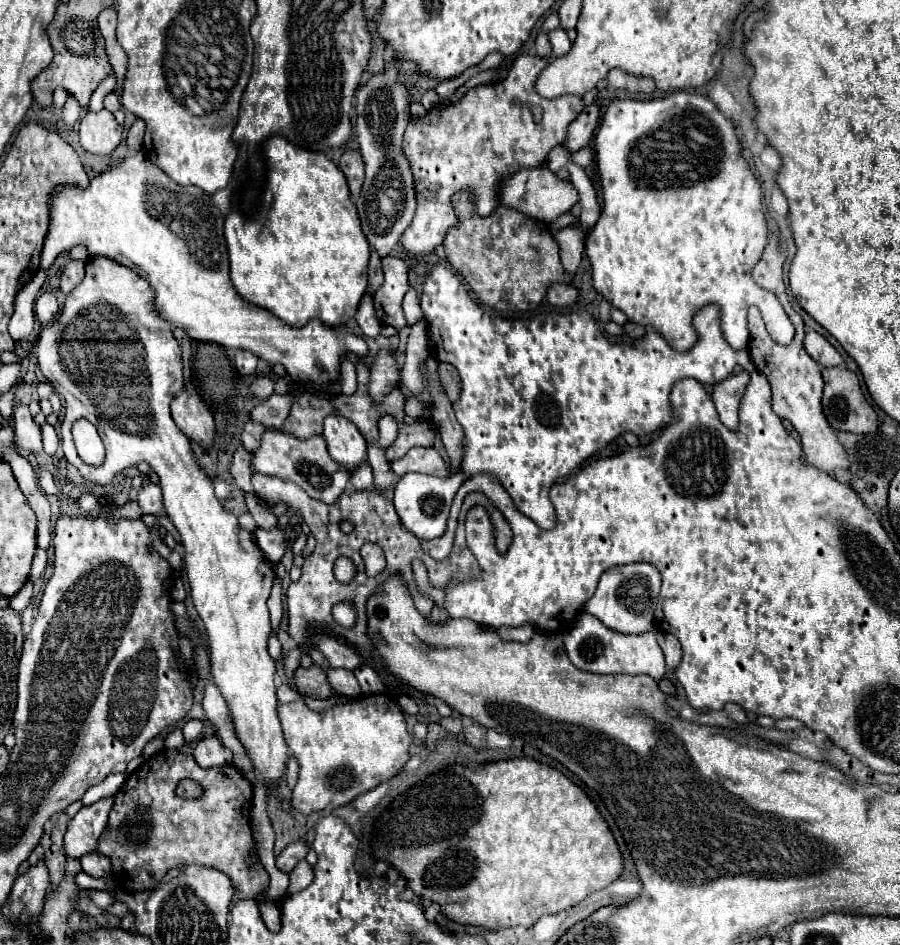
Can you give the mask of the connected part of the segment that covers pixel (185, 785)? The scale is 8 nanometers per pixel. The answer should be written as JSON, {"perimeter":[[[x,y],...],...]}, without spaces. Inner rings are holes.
{"perimeter":[[[181,780],[181,784],[177,786],[177,796],[181,796],[181,798],[199,798],[201,788],[193,780]]]}

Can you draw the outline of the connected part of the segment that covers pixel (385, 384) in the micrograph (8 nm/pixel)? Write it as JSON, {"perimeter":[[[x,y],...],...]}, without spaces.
{"perimeter":[[[381,348],[375,362],[371,364],[369,378],[369,396],[375,404],[381,404],[383,398],[399,386],[399,368],[395,362],[395,352],[391,348]]]}

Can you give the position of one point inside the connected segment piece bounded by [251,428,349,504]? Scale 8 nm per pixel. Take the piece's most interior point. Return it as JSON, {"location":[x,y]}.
{"location":[306,462]}

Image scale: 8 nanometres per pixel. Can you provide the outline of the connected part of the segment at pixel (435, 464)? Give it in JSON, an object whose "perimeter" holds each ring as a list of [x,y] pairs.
{"perimeter":[[[413,448],[411,452],[405,454],[401,460],[389,462],[393,472],[401,478],[407,472],[419,472],[419,474],[429,474],[429,476],[439,476],[447,478],[449,476],[449,466],[441,458],[441,454],[435,448]]]}

